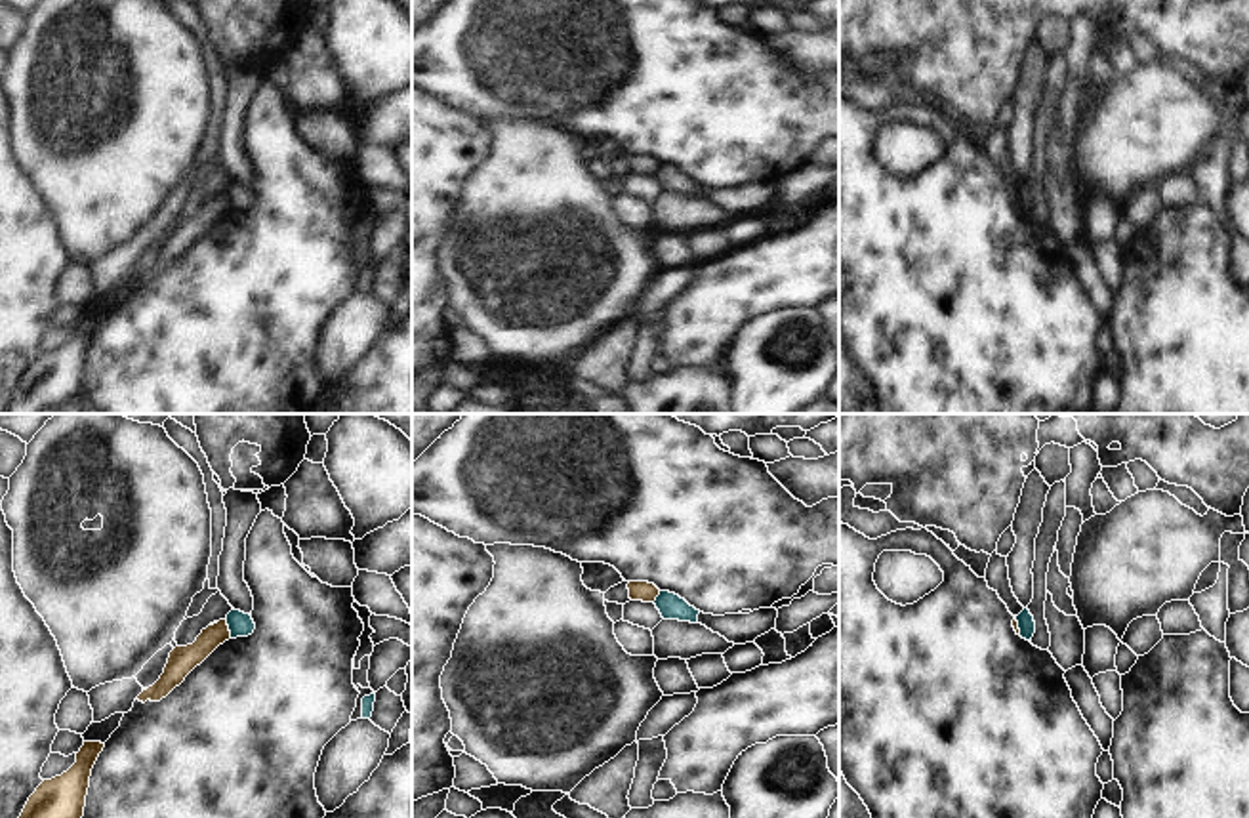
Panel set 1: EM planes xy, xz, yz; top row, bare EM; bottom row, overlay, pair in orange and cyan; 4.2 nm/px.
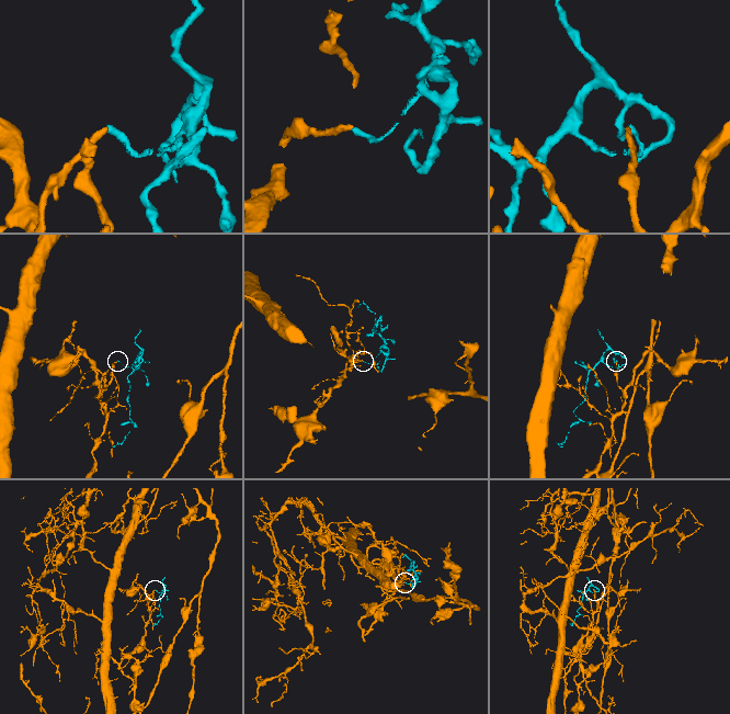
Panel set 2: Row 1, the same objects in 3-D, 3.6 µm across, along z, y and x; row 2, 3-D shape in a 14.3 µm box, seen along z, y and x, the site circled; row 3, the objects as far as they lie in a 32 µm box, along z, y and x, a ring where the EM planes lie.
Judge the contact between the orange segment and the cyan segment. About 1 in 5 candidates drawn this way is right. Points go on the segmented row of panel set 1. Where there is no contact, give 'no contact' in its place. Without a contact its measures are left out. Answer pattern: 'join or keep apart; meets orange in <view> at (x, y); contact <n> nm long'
keep apart; meets orange in xy at (227, 628); contact 90 nm long

